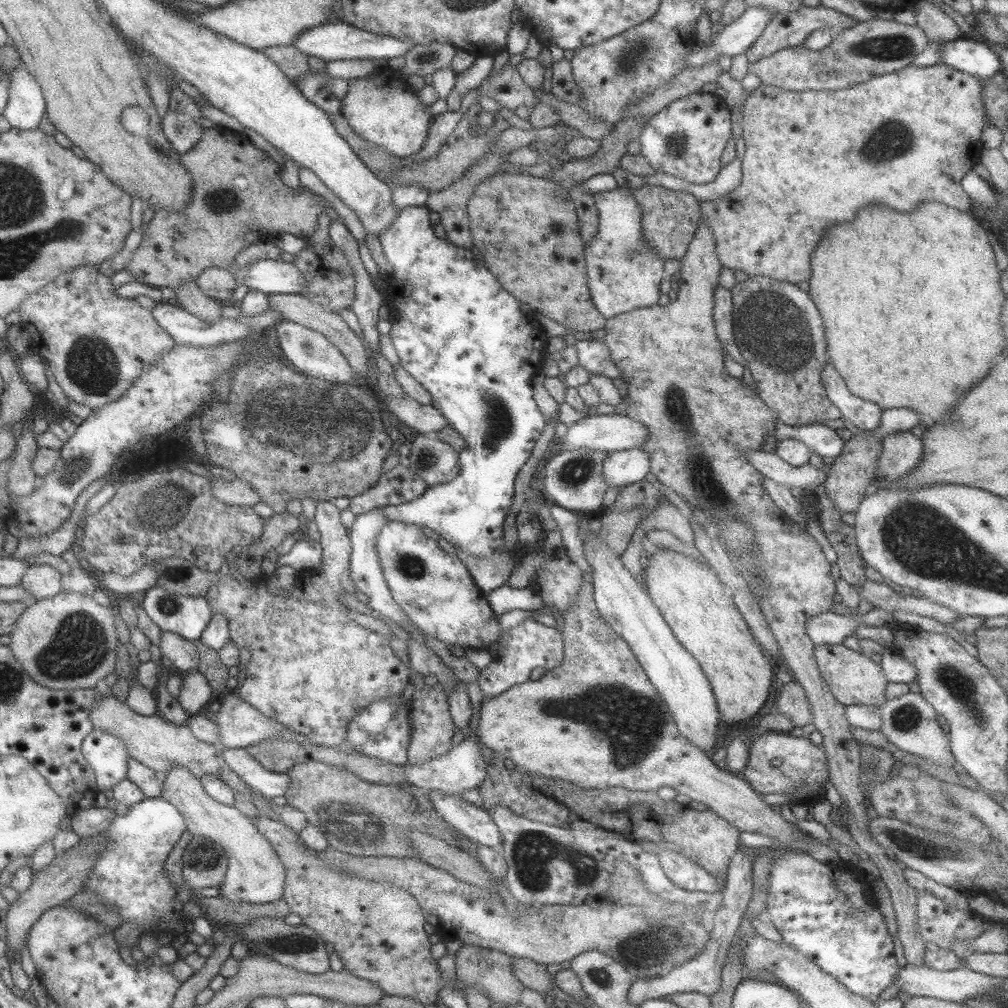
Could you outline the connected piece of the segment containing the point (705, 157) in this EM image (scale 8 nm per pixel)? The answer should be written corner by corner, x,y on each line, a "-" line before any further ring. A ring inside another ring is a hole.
694,92
671,101
665,108
649,117
649,121
643,125
639,133
638,141
640,154
656,171
681,178
691,184
705,184
711,182
721,170
719,157
729,137
731,137
730,110
727,109
724,99
713,93

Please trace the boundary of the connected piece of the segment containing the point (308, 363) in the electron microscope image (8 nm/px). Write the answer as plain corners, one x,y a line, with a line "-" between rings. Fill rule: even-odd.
281,319
275,326
279,348
288,362
291,362
297,372
309,375
315,379
323,379
336,383
354,383
352,368
348,362
319,332
311,330
302,324

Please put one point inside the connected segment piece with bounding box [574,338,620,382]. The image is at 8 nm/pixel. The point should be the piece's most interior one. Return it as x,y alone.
591,354

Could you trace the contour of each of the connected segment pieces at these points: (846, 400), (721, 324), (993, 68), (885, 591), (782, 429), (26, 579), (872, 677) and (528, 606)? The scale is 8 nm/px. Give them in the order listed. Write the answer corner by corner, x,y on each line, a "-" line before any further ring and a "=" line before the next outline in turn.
831,363
823,366
819,377
827,398
839,409
841,417
850,420
863,431
875,430
881,419
882,408
879,405
853,396
=
720,285
713,291
713,322
716,338
721,344
724,354
731,357
741,366
746,366
745,359
740,354
737,344
734,342
732,331
732,296
730,290
=
971,38
941,41
941,63
965,74
989,80
995,72
1004,71
998,55
984,42
=
866,579
865,583
859,587
858,594
861,599
867,600
874,607
890,613
893,610
912,612
913,614
919,614
919,616
933,618
933,620
937,620
943,625
951,624
959,617
955,610
949,610
947,606
941,606
941,604
931,602
926,598
916,598
912,594
905,596
901,593
895,593
885,582
877,583
=
775,422
775,440
793,438
803,442
810,452
819,456
837,456
843,448
844,440
835,432
823,424
809,424
807,426
789,426
781,422
=
46,564
29,565
19,586
31,593
31,603
48,599
61,591
61,574
=
820,644
814,647
813,654
830,694
843,706
863,704
879,708
882,703
886,702
884,691
888,681
879,664
871,661
863,652
853,651
841,644
=
508,584
485,594
491,610
499,617
509,610
536,611
544,607
543,599
531,588
511,588

